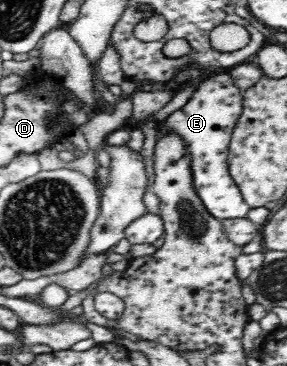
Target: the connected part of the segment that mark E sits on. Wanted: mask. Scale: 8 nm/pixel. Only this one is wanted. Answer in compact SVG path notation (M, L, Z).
M226 70L223 73L209 73L199 79L195 92L180 110L169 115L162 123L152 125L156 141L166 134L180 137L182 145L185 145L185 154L189 156L193 189L205 209L214 219L221 221L246 218L246 213L250 210L239 186L231 177L228 165L233 131L242 112L242 90L236 85L235 78L229 74L229 70Z

